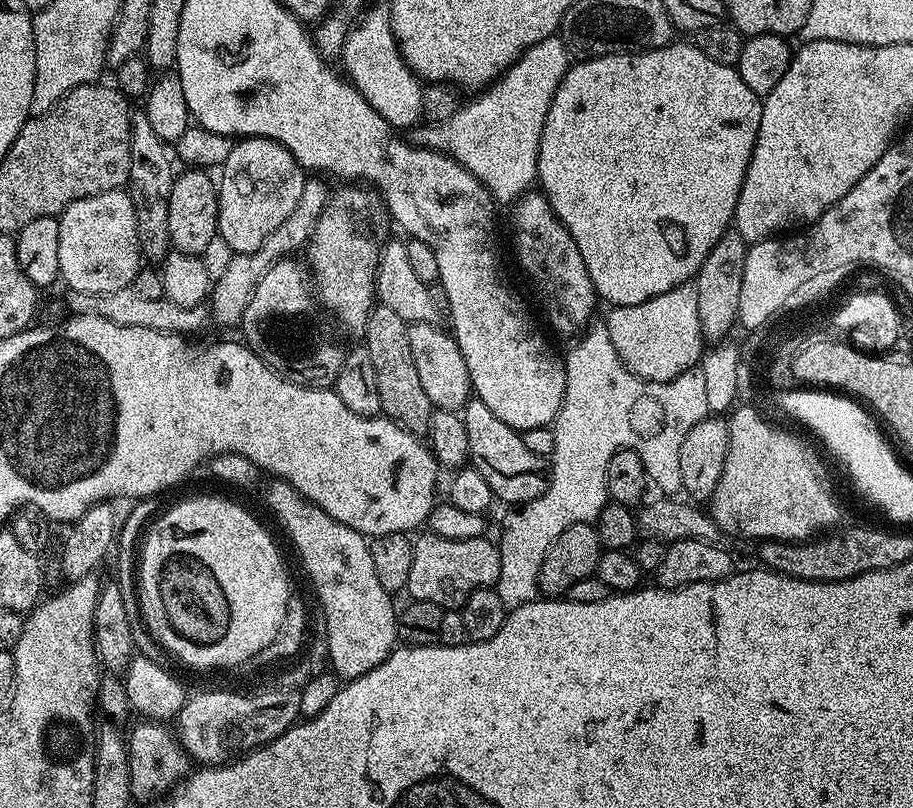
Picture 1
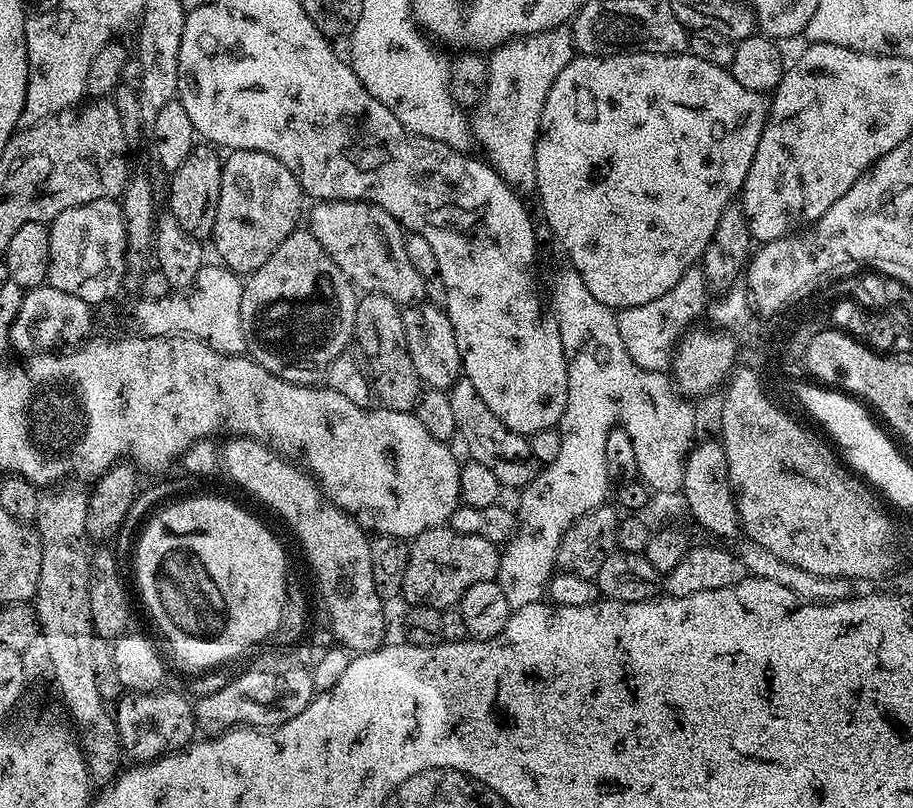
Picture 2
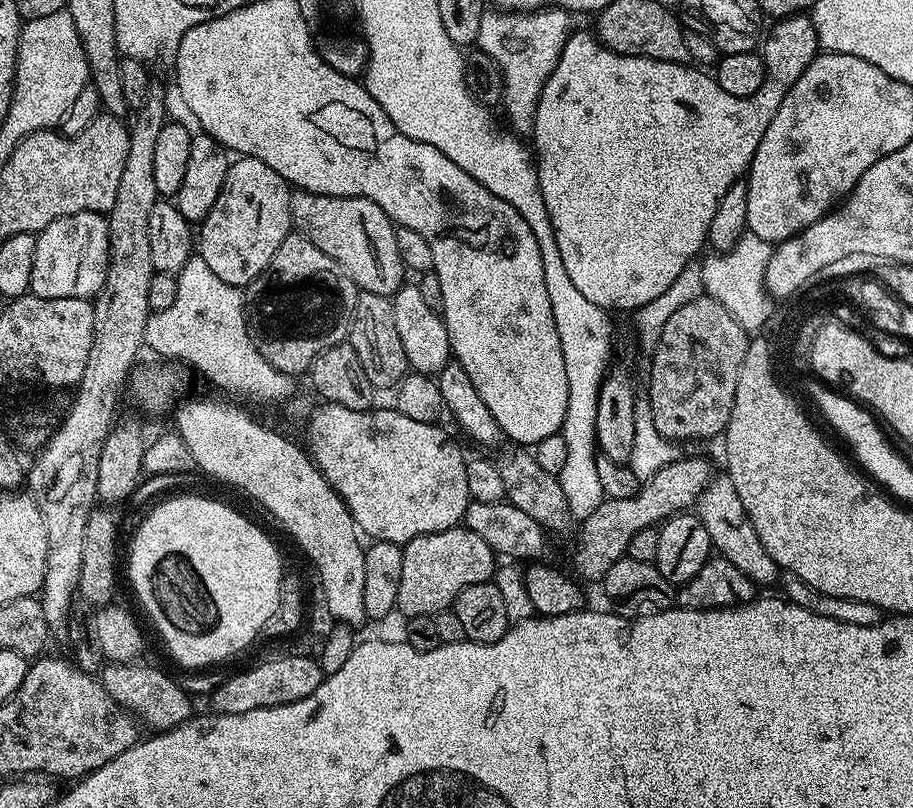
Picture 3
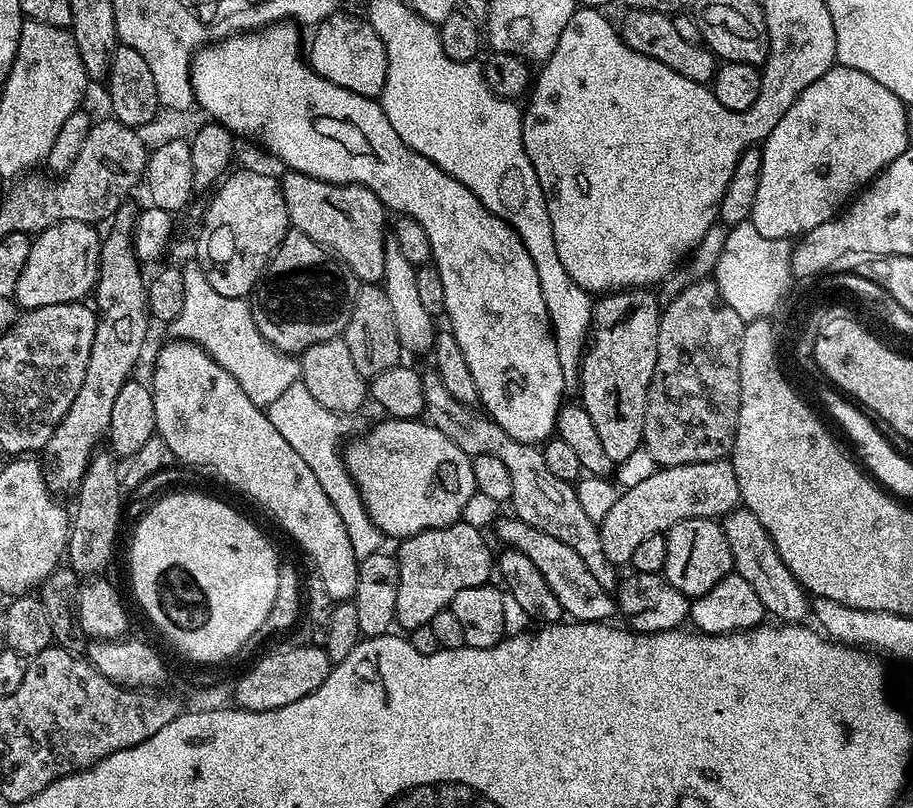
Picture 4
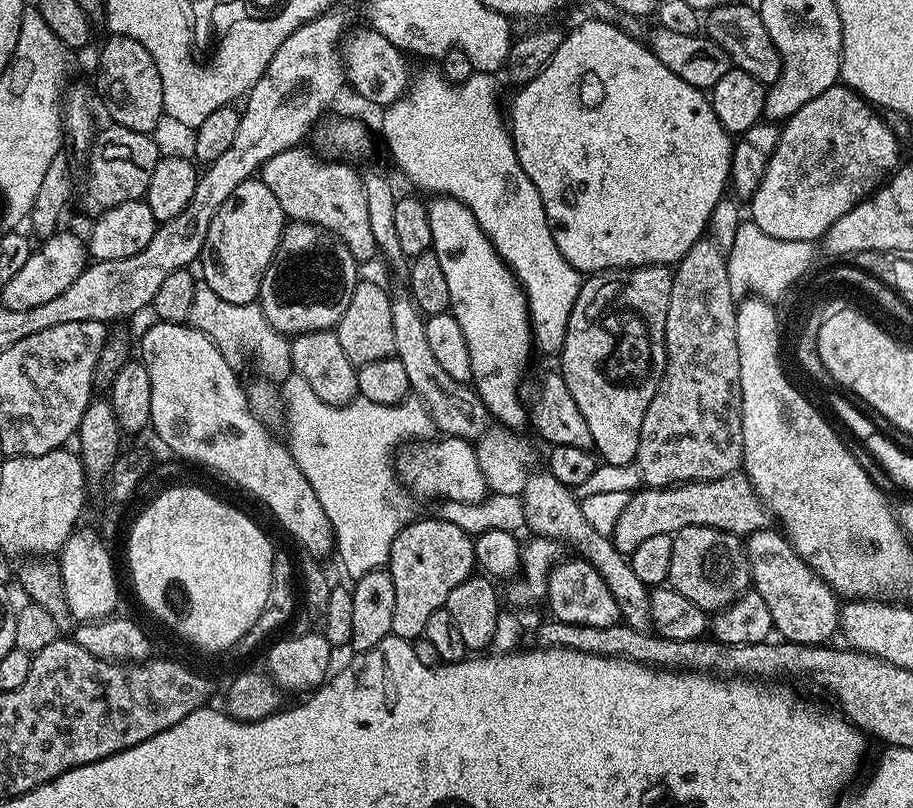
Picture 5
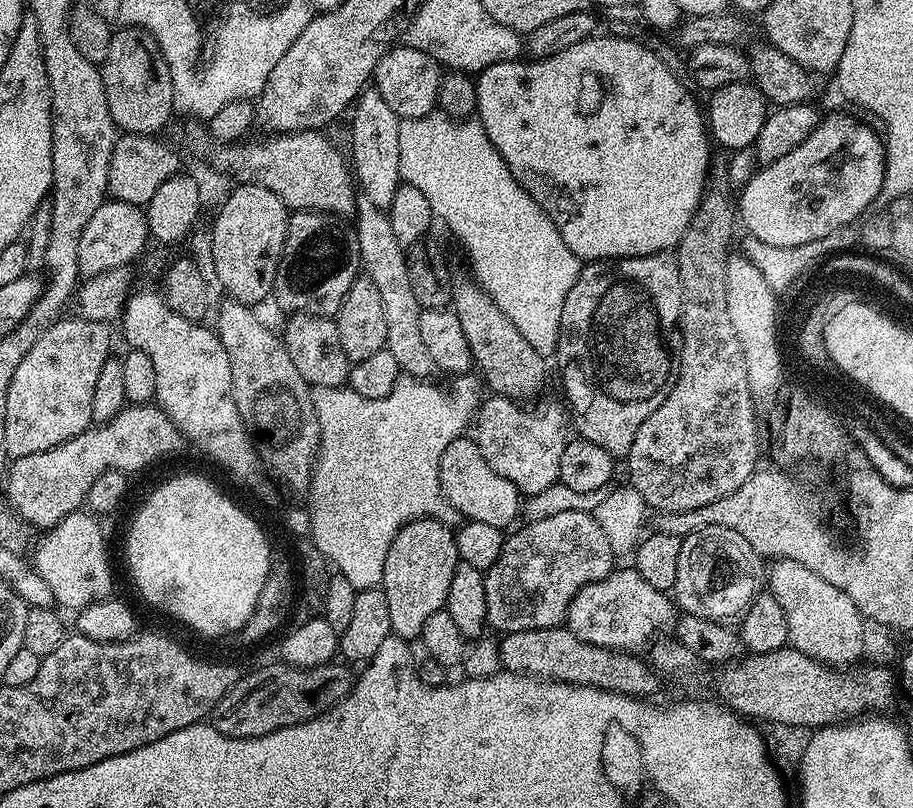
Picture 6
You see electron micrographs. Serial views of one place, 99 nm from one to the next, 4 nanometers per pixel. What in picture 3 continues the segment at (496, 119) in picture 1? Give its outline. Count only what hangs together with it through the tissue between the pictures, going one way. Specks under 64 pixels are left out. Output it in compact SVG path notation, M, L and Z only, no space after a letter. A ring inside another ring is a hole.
M554 7L534 12L485 11L476 44L504 75L502 108L508 111L507 123L513 133L528 134L532 131L540 95L550 74L554 74L554 66L558 66L558 58L562 58L562 50L570 35L568 20L569 13Z

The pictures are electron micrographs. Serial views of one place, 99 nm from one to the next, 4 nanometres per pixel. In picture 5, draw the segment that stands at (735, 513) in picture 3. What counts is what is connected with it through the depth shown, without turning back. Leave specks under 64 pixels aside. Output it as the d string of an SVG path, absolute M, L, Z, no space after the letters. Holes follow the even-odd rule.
M763 528L746 538L751 587L762 594L770 610L772 627L790 644L824 646L840 627L841 601L832 587L792 548L783 531Z

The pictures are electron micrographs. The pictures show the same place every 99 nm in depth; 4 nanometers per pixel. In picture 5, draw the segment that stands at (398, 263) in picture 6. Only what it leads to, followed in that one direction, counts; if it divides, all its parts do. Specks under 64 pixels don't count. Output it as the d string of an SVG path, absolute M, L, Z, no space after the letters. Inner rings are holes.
M411 295L396 296L392 301L394 314L394 355L406 369L406 378L410 378L410 389L415 399L421 400L430 414L435 431L444 436L453 436L459 440L475 442L480 439L485 428L489 427L490 417L486 406L476 395L475 387L454 382L446 370L434 359L430 346L426 343L425 315L420 311Z

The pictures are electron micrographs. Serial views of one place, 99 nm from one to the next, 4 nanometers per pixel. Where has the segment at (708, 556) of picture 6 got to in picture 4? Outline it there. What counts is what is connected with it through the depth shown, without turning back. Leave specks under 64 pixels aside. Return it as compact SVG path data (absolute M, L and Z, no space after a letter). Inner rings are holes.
M686 518L666 533L666 566L662 575L670 582L670 586L682 590L684 596L695 598L706 594L706 590L713 588L722 578L733 575L733 572L730 542L726 542L723 523L715 519Z

